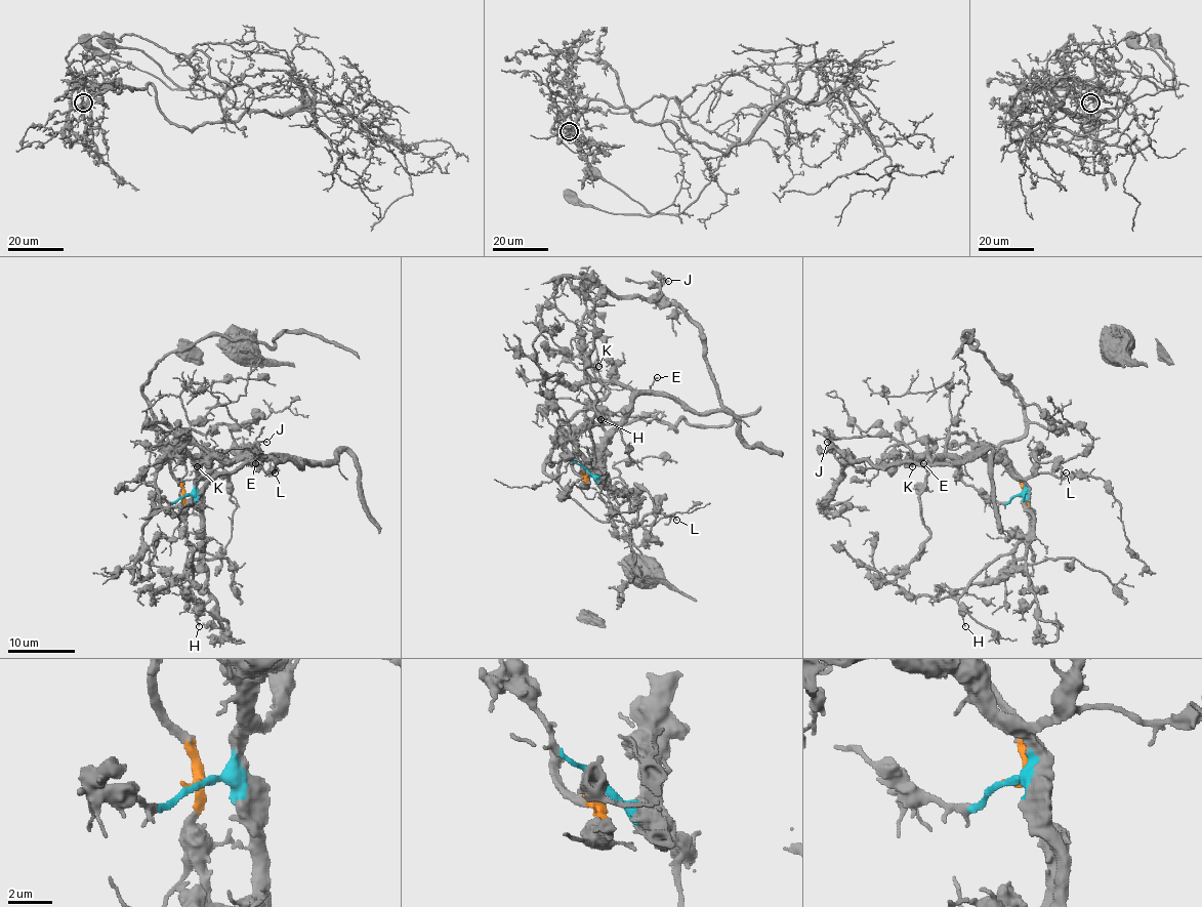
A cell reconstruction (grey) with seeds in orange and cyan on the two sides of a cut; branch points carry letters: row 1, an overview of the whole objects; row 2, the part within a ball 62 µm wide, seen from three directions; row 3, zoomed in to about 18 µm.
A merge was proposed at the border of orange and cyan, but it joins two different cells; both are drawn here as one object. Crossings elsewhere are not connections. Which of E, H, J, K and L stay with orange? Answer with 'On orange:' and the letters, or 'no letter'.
On orange: H

